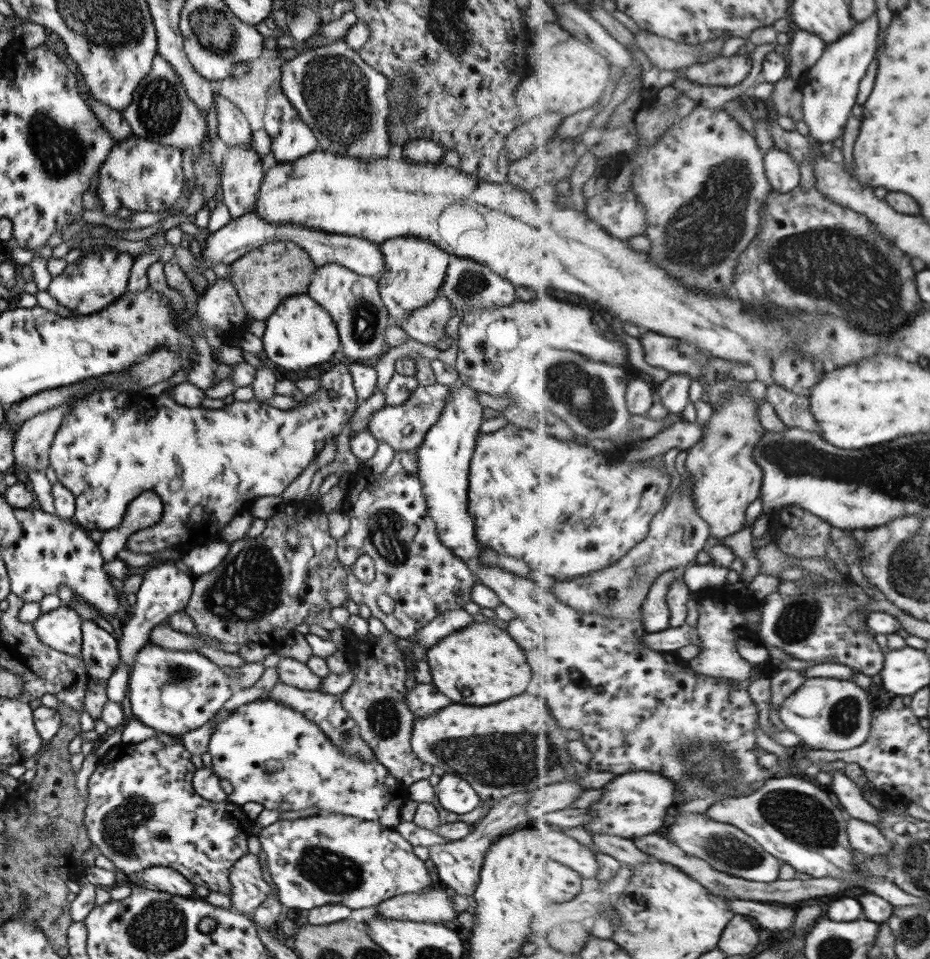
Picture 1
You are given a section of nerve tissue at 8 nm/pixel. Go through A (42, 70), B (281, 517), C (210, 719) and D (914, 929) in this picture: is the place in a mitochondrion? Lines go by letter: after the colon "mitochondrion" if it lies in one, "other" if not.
A: other
B: other
C: other
D: mitochondrion

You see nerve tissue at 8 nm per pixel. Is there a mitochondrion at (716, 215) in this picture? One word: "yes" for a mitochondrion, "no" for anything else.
yes

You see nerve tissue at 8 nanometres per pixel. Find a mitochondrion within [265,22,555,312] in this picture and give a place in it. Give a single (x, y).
(334, 88)

